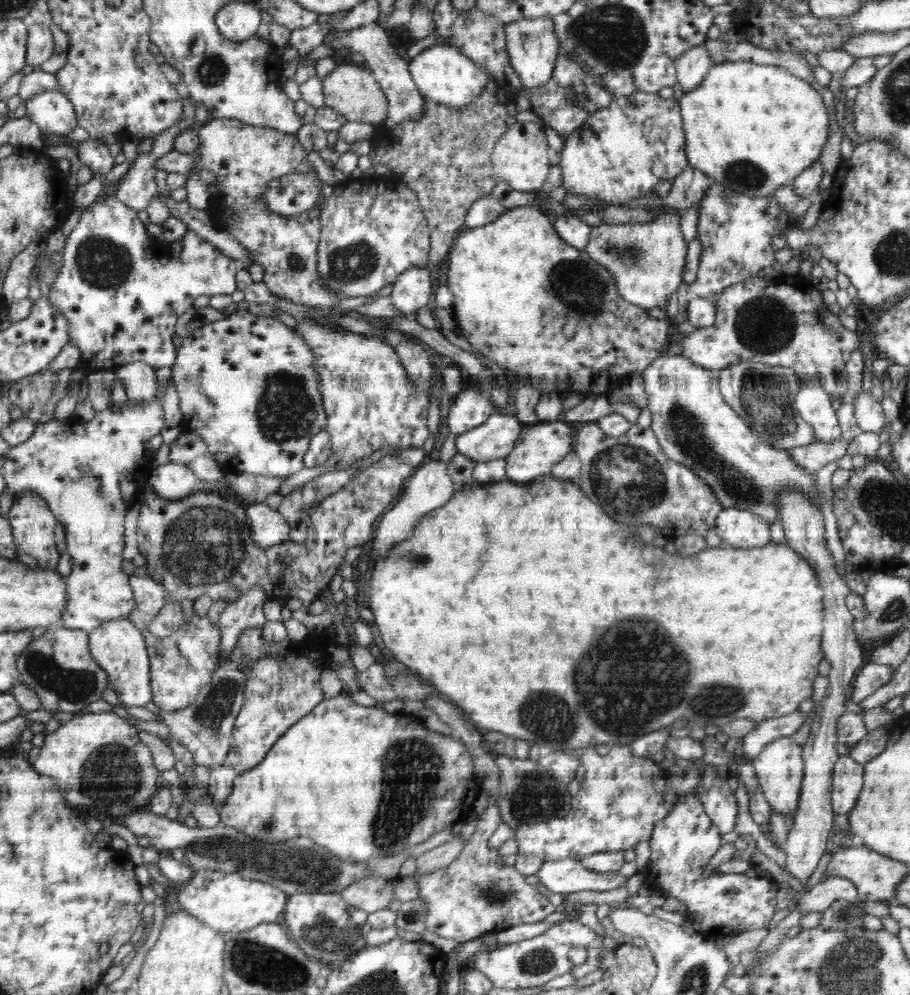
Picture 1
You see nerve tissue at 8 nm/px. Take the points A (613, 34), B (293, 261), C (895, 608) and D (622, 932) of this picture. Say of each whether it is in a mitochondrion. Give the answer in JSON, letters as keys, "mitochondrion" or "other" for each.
{"A":"mitochondrion","B":"mitochondrion","C":"mitochondrion","D":"other"}

